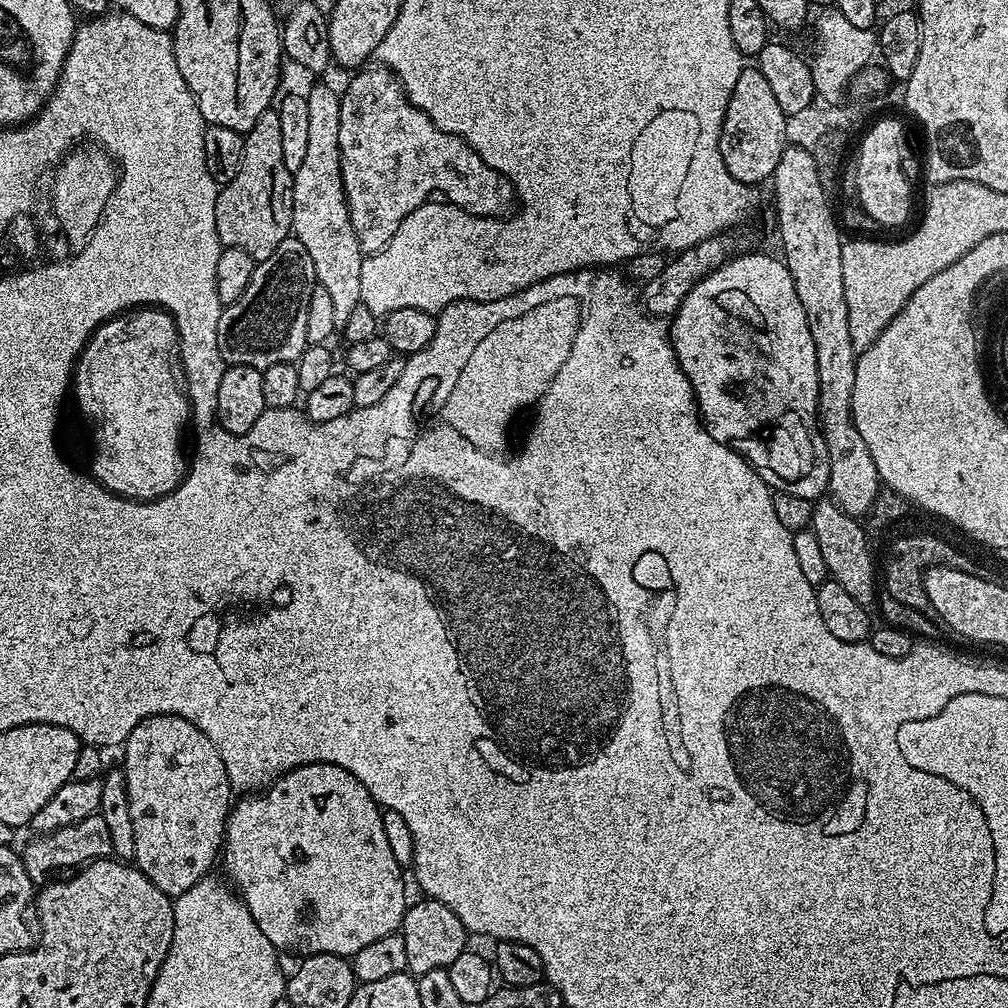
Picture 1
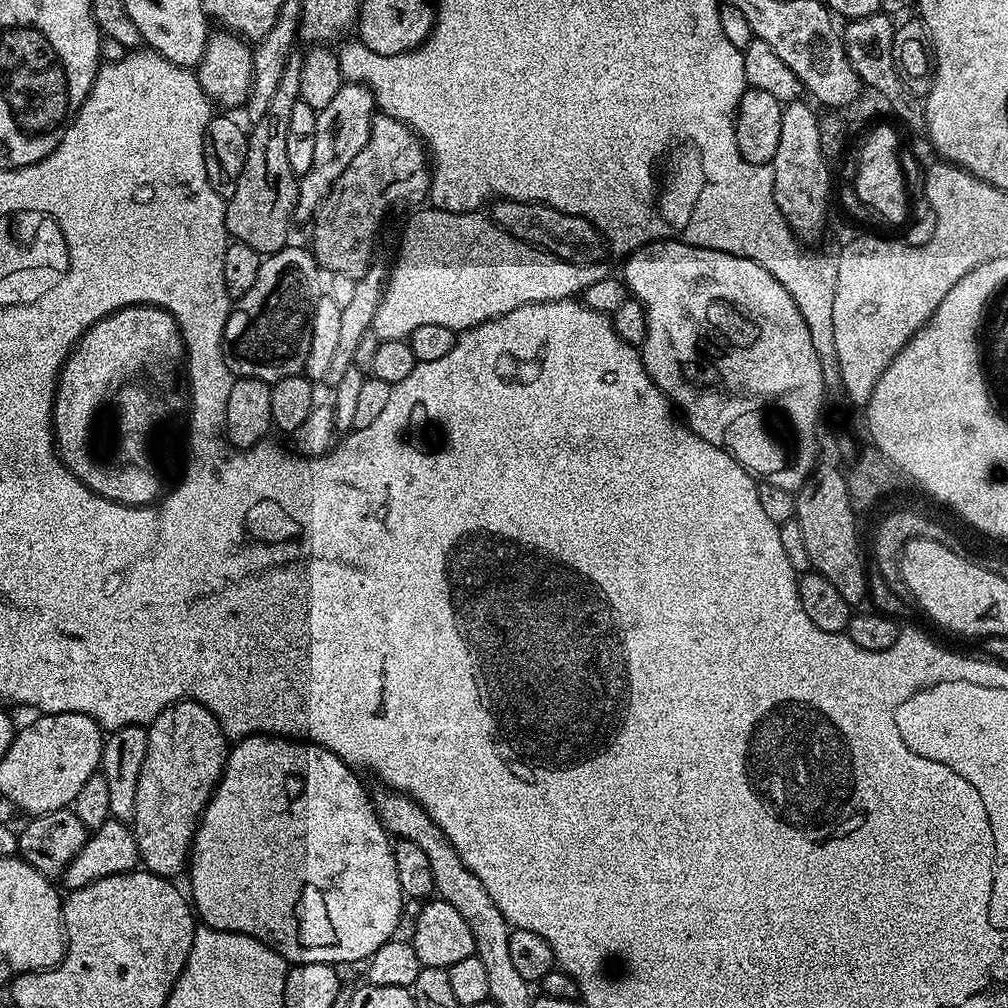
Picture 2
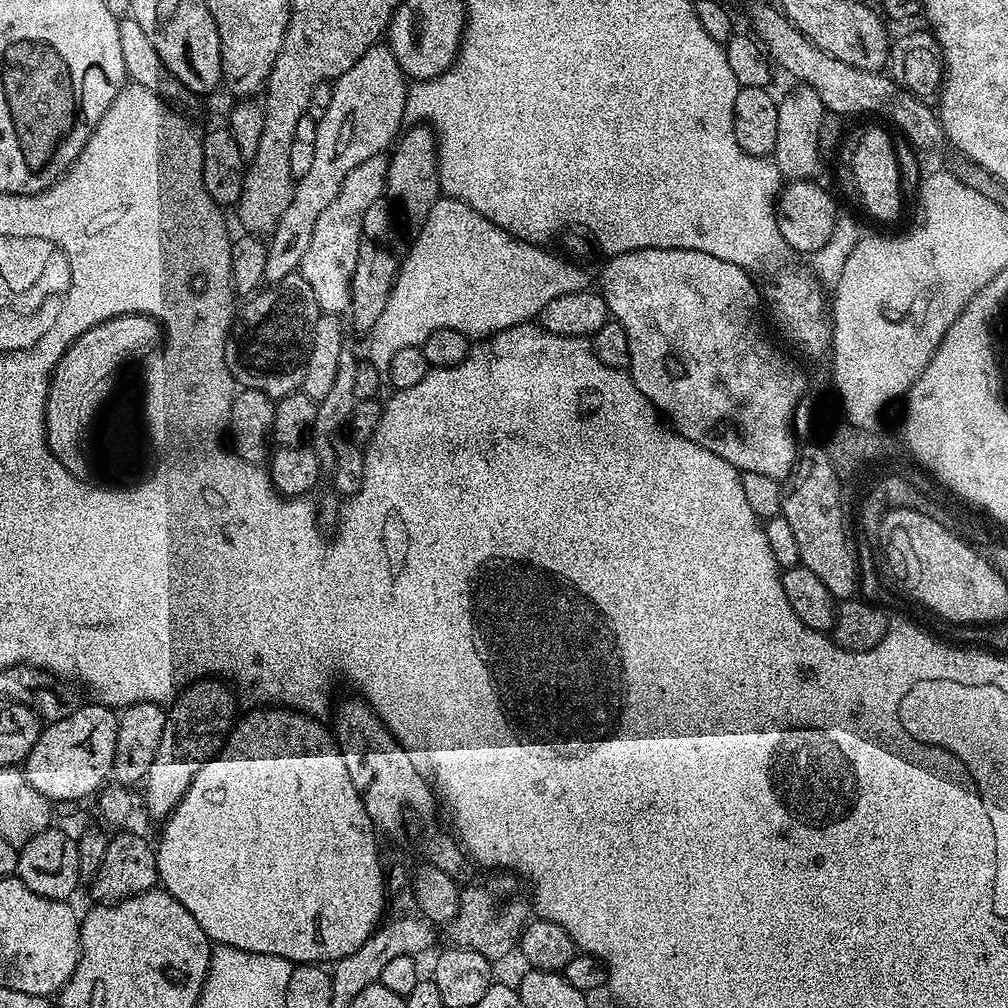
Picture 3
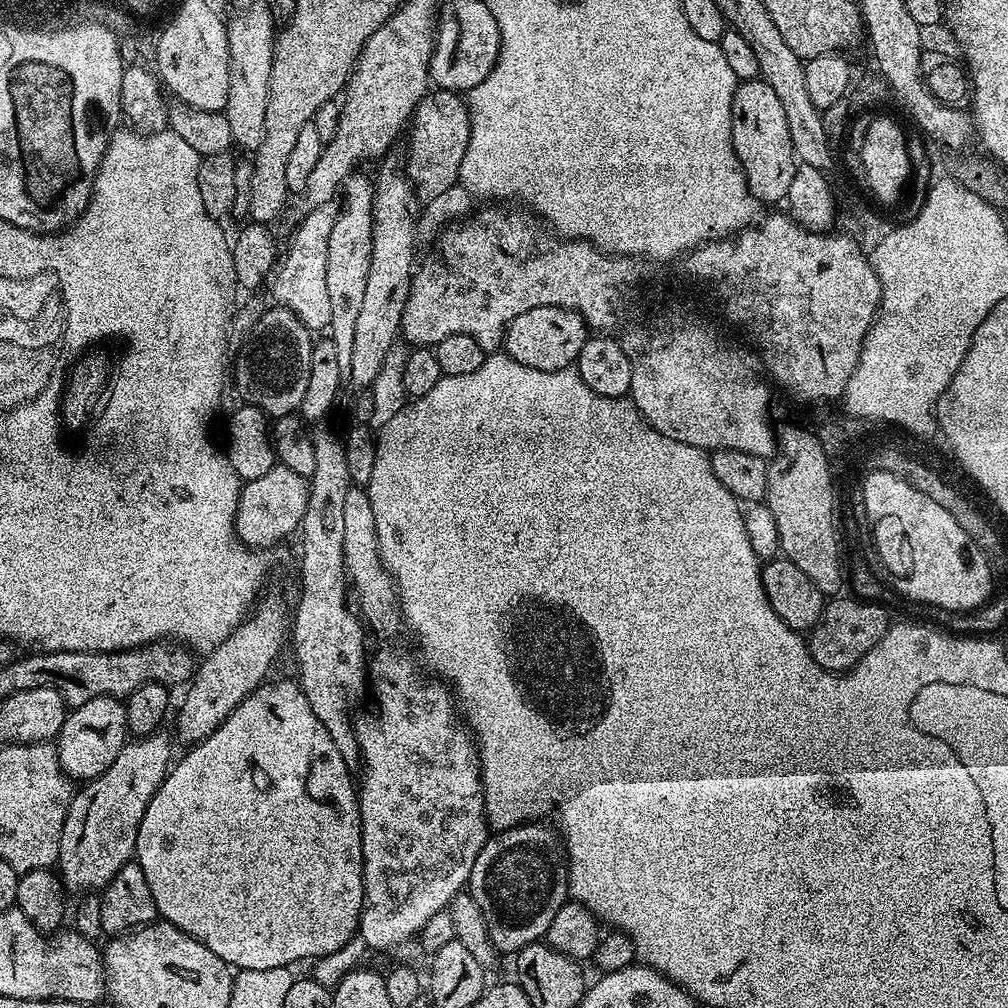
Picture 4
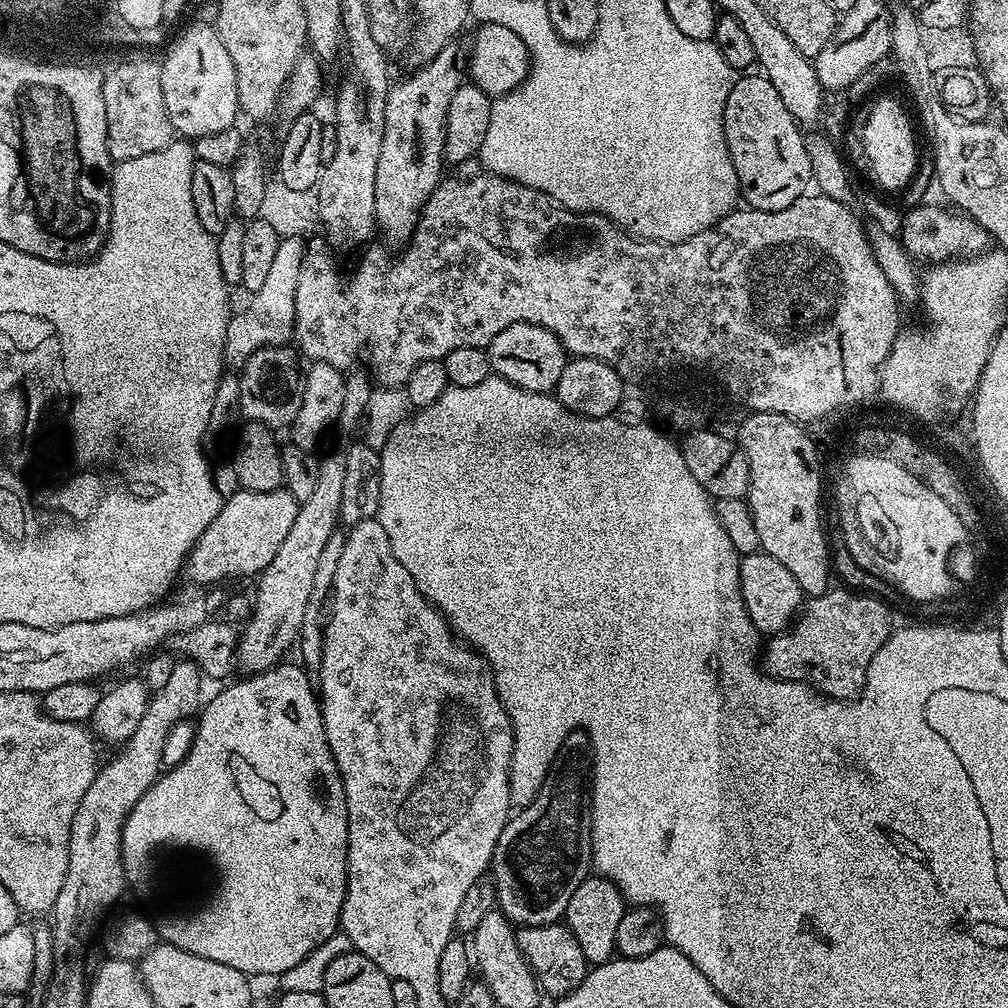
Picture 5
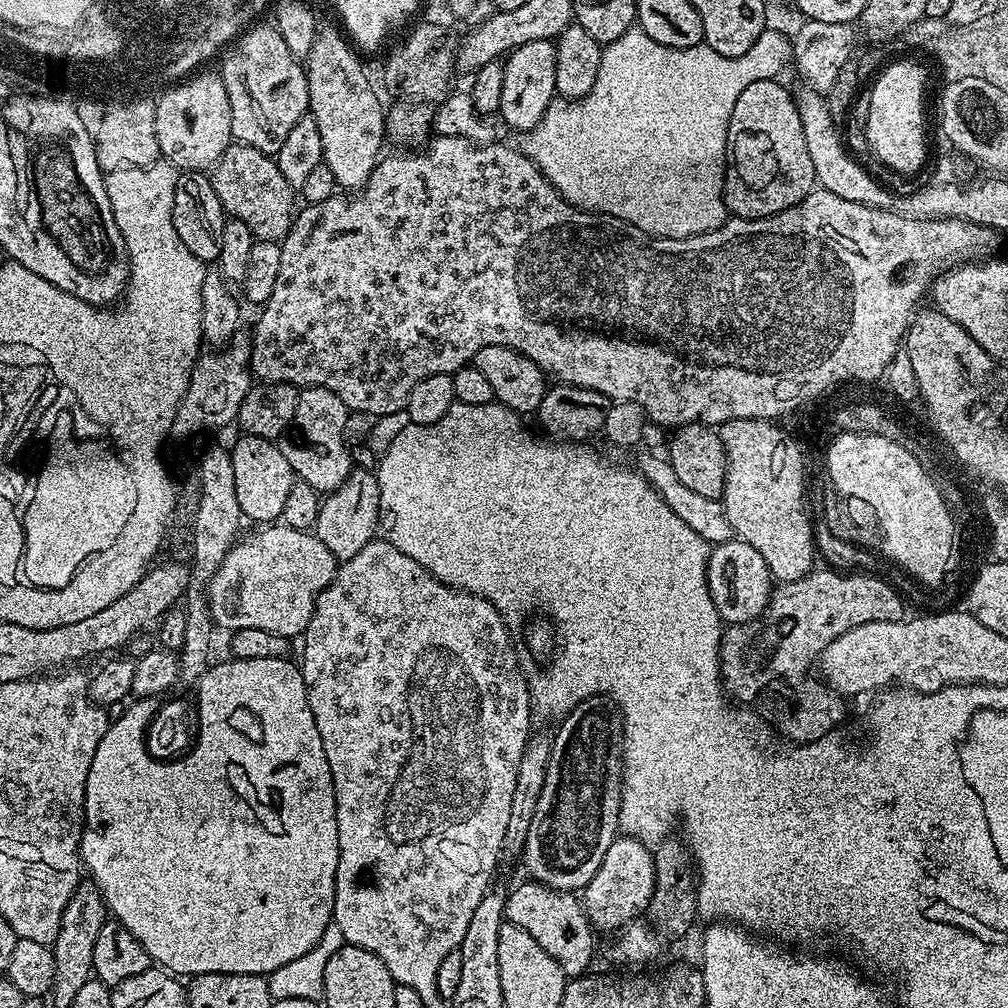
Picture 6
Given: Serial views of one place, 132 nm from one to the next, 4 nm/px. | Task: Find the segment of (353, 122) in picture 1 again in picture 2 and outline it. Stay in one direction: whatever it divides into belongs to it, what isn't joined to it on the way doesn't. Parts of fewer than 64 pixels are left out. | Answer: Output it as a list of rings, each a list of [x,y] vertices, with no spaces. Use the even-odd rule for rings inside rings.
[[[373,115],[370,138],[366,146],[362,146],[362,150],[358,150],[358,154],[355,155],[354,162],[350,162],[350,166],[342,170],[342,178],[336,180],[332,194],[320,205],[311,225],[313,228],[310,251],[315,256],[317,265],[325,273],[337,272],[340,276],[359,278],[368,269],[369,264],[373,263],[372,251],[376,248],[376,235],[384,224],[384,215],[395,204],[408,204],[411,200],[420,199],[423,201],[427,197],[431,178],[430,160],[426,155],[425,145],[416,133],[394,117]],[[497,199],[491,205],[490,219],[497,227],[508,232],[514,239],[540,248],[559,260],[571,264],[600,264],[606,255],[604,233],[593,221],[584,217],[575,217],[544,204],[527,204],[522,201]]]

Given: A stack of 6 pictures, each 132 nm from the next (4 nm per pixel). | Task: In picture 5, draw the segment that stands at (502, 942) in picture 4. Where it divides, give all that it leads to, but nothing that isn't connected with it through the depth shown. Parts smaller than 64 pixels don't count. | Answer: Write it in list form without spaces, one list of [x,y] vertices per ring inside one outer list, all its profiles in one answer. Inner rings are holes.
[[[567,752],[548,773],[536,797],[509,819],[494,846],[490,881],[496,888],[496,903],[499,911],[516,926],[557,923],[570,902],[570,894],[590,875],[590,780],[585,765],[583,768],[575,754]]]

